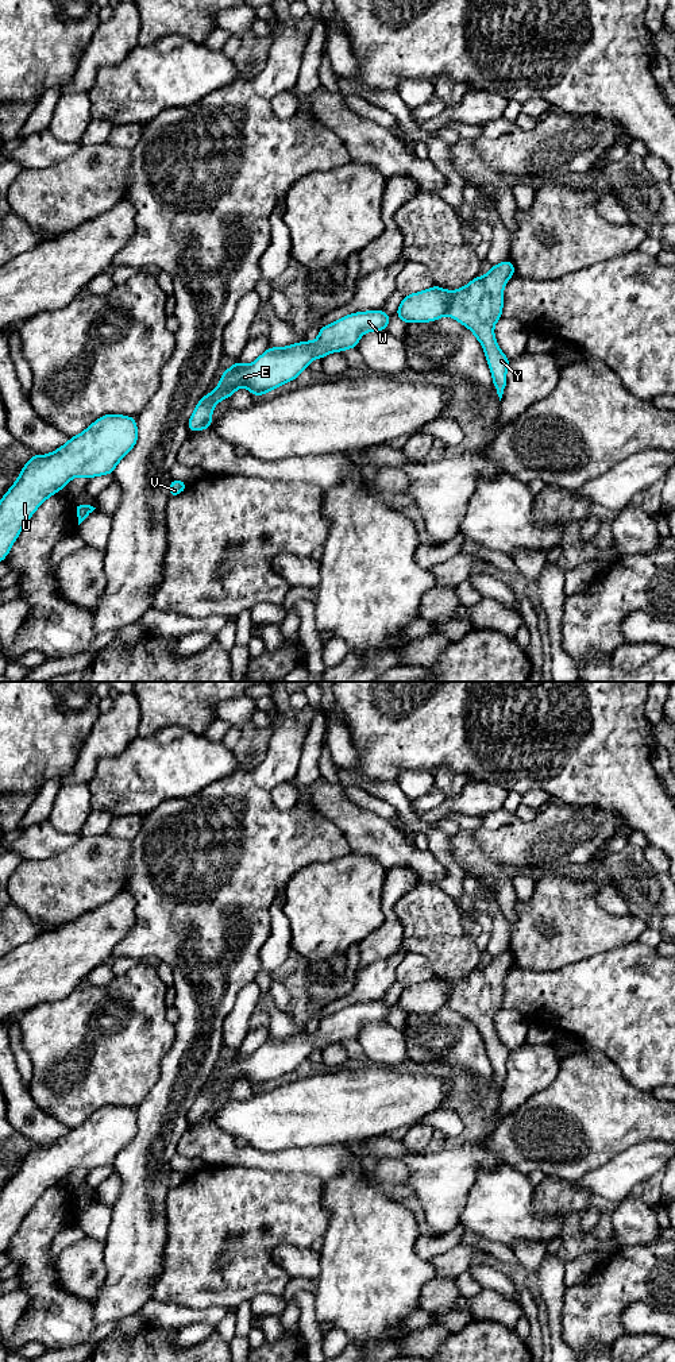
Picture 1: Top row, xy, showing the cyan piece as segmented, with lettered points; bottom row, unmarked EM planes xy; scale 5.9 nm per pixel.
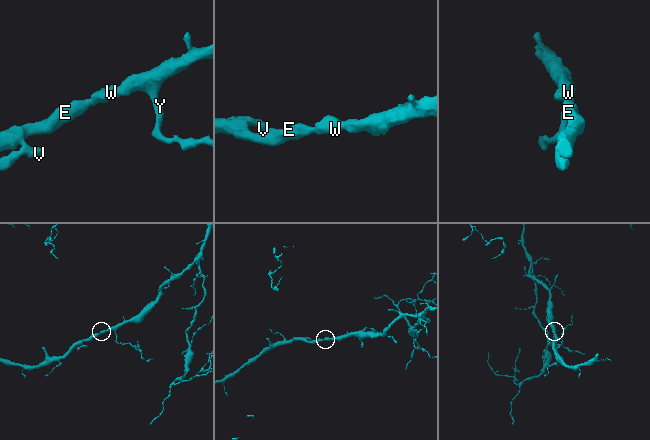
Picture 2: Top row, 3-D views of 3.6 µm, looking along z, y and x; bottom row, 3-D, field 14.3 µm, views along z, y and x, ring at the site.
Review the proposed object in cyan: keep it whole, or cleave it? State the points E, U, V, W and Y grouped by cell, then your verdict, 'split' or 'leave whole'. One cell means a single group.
groups E U V W Y; leave whole

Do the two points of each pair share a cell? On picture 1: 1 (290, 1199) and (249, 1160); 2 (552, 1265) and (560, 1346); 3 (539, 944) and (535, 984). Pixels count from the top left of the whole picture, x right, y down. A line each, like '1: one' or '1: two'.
1: two
2: one
3: two

